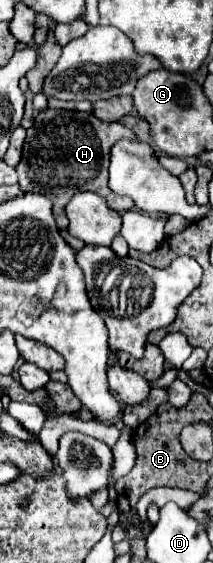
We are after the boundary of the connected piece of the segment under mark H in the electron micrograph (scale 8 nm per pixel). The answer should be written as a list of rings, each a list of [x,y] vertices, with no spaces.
[[[46,108],[38,112],[32,128],[28,128],[22,160],[16,168],[18,184],[24,192],[38,192],[54,202],[54,218],[58,228],[68,226],[64,208],[70,198],[80,192],[100,194],[108,200],[112,210],[132,210],[134,202],[130,202],[130,198],[118,196],[108,188],[110,148],[120,138],[134,138],[134,132],[120,122],[100,122],[92,112]]]

